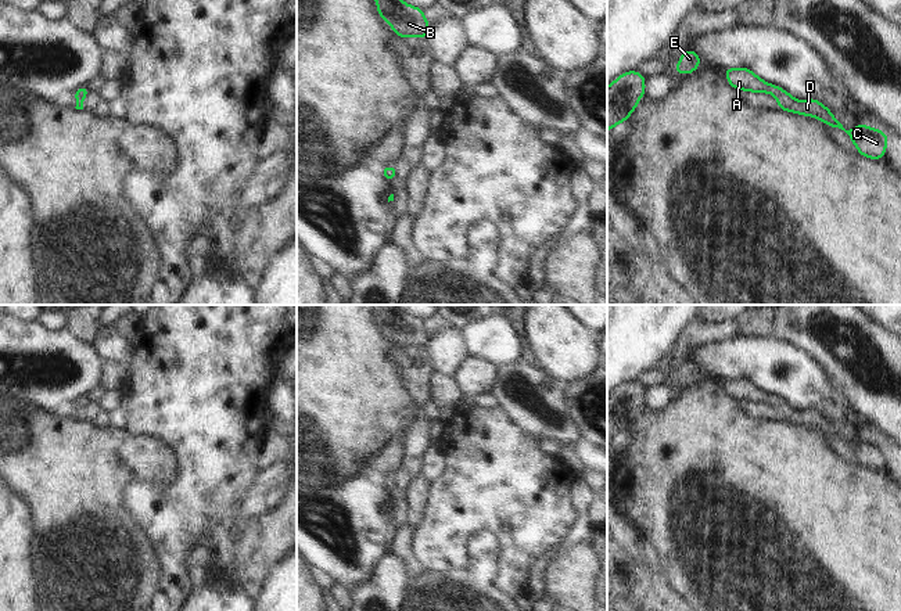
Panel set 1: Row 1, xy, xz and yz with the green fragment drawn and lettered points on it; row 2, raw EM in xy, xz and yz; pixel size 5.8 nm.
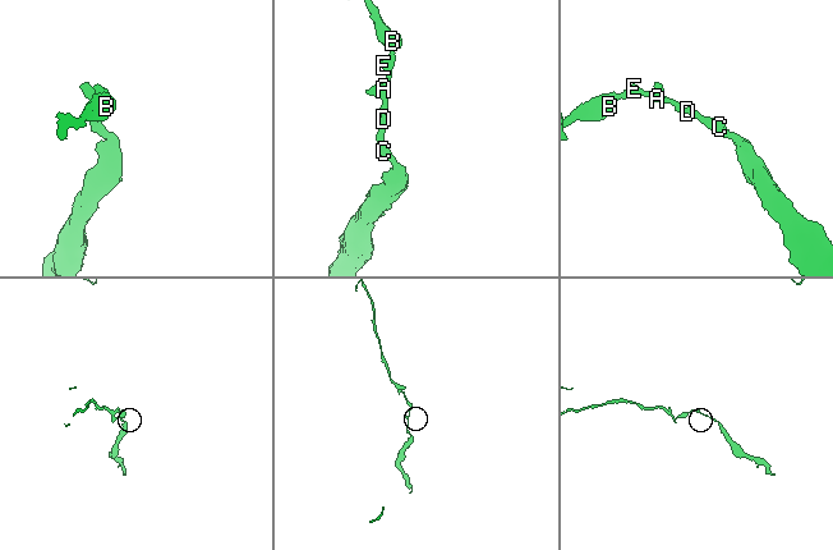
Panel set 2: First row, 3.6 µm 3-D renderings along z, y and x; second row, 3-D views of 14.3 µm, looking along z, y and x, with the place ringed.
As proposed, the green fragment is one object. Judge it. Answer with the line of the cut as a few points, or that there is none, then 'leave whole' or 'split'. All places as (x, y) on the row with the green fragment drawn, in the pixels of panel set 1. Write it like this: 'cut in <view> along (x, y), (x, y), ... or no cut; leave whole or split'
no cut; leave whole

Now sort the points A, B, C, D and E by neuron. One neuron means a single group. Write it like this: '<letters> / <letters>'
A B C D E

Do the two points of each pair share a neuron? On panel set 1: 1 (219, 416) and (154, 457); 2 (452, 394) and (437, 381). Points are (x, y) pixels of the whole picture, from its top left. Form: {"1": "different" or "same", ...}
{"1": "different", "2": "same"}

